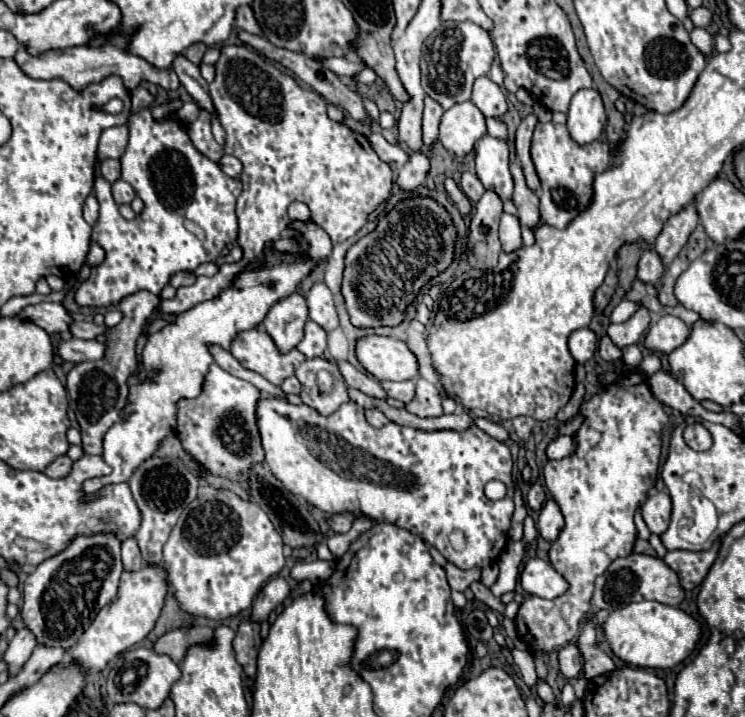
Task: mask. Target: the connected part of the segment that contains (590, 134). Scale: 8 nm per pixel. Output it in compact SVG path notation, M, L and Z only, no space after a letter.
M582 88L572 96L568 110L568 132L578 144L600 138L606 126L606 112L596 88Z

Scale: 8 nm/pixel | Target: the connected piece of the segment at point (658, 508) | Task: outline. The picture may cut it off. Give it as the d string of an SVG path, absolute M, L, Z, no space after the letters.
M656 492L648 496L648 500L640 508L642 518L648 524L650 532L658 536L664 534L670 524L670 510L672 510L672 502L670 502L668 492Z

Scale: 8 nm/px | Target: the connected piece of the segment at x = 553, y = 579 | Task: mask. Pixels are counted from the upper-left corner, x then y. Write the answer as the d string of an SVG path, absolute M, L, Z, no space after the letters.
M528 558L524 562L520 582L528 594L540 598L558 598L568 590L566 578L558 574L550 562L540 558Z

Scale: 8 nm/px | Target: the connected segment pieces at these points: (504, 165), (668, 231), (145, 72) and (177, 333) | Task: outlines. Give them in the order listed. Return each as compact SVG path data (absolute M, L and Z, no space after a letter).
M482 136L476 144L476 174L484 188L494 188L502 202L512 198L512 174L508 170L508 144Z
M696 198L686 208L682 208L682 212L678 212L678 214L670 216L670 220L666 220L666 224L662 226L662 232L658 234L656 246L654 246L654 250L662 256L666 266L674 260L674 256L688 242L696 224L698 224Z
M114 36L114 38L106 40L106 44L102 44L102 46L76 46L76 48L64 48L64 50L50 50L50 52L38 54L38 56L32 56L30 52L26 52L26 46L20 46L14 55L14 60L32 78L42 78L42 80L62 78L76 90L82 90L92 82L100 82L108 74L122 76L124 86L128 90L134 90L142 80L154 82L154 84L162 86L164 90L176 90L180 86L174 70L154 68L150 62L142 60L140 56L130 54L126 44L128 44L128 36Z
M294 222L292 224L296 230L304 234L304 238L310 242L310 252L300 260L298 256L288 256L288 254L274 254L270 248L266 252L266 262L268 268L260 272L242 272L230 288L222 290L216 298L210 302L200 302L188 312L182 312L176 316L174 324L150 334L142 358L146 370L160 368L160 374L154 376L154 380L148 380L144 384L138 382L138 376L132 376L128 380L130 384L130 396L128 396L128 406L124 408L124 418L122 422L114 424L104 438L104 460L112 466L110 476L102 478L92 478L84 482L84 492L88 498L94 498L98 490L106 484L116 484L116 482L128 482L132 472L148 460L158 444L176 430L176 402L180 398L194 398L202 390L204 374L208 372L208 366L214 362L208 344L220 344L224 348L230 348L230 340L242 332L250 330L256 324L260 324L270 310L274 302L280 298L296 292L298 284L312 272L312 268L318 264L318 260L328 258L332 252L332 240L328 234L314 222Z

